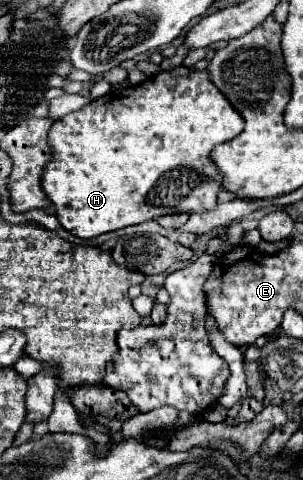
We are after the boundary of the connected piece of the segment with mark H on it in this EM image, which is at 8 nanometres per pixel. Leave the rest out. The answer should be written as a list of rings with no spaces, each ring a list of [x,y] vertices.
[[[187,66],[161,70],[155,76],[147,78],[145,82],[137,84],[137,86],[129,86],[129,88],[123,88],[123,90],[111,90],[109,94],[89,102],[81,110],[75,110],[67,116],[55,120],[53,126],[49,128],[49,134],[47,134],[47,142],[49,142],[49,148],[51,148],[51,160],[43,168],[41,190],[45,192],[45,196],[55,206],[55,216],[59,218],[61,226],[67,232],[71,232],[73,236],[85,238],[85,240],[95,238],[95,236],[105,234],[105,232],[113,232],[113,230],[119,230],[119,228],[127,228],[127,226],[135,226],[135,224],[141,224],[141,222],[147,222],[147,220],[155,220],[155,218],[165,216],[165,214],[205,212],[205,210],[211,210],[211,208],[217,206],[217,194],[223,190],[221,188],[221,174],[217,172],[215,164],[209,160],[209,154],[217,144],[229,142],[237,134],[241,134],[243,124],[245,124],[243,118],[233,110],[233,106],[227,102],[227,98],[213,86],[213,82],[209,80],[209,74],[205,70],[197,72],[197,70],[187,68]]]

